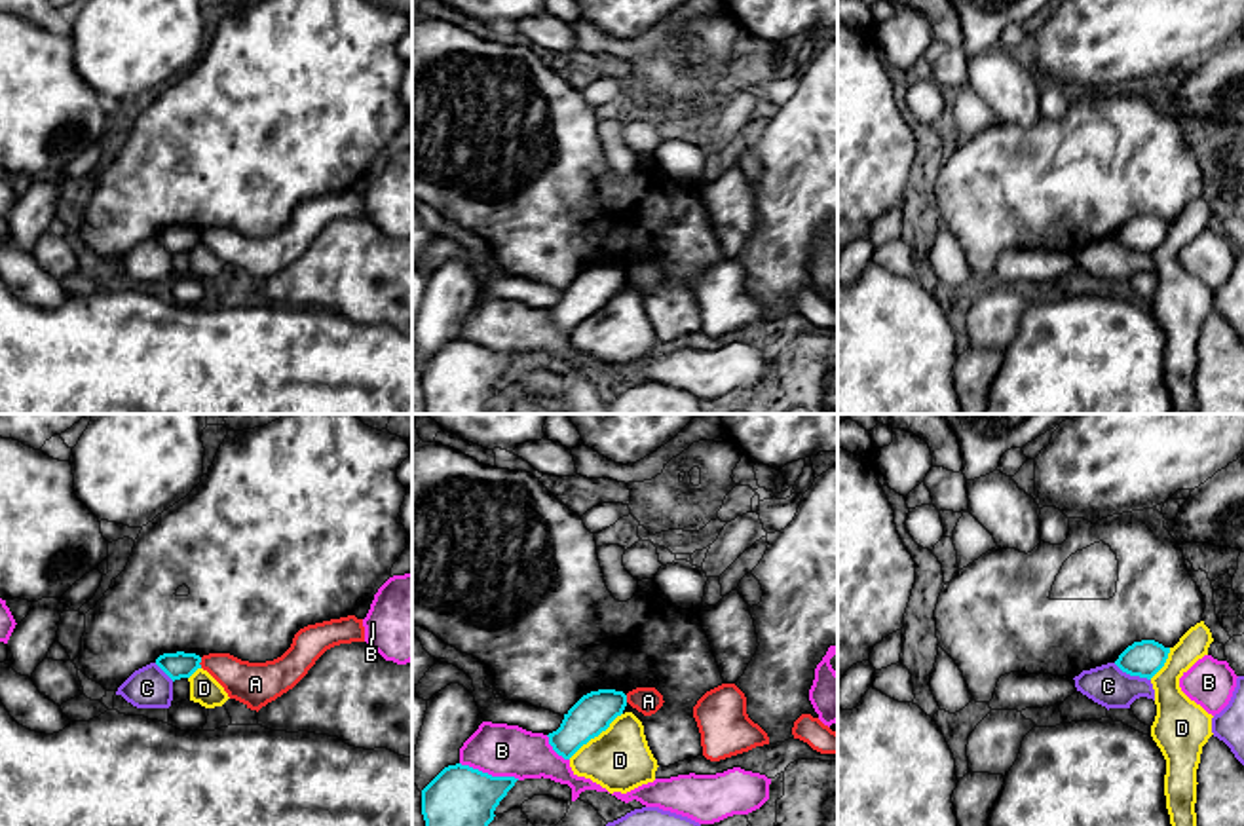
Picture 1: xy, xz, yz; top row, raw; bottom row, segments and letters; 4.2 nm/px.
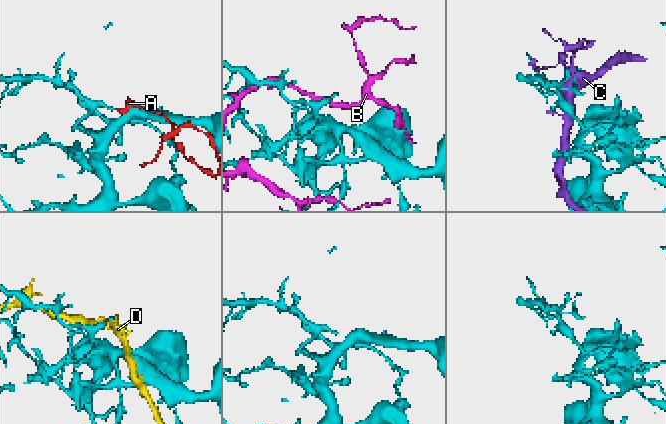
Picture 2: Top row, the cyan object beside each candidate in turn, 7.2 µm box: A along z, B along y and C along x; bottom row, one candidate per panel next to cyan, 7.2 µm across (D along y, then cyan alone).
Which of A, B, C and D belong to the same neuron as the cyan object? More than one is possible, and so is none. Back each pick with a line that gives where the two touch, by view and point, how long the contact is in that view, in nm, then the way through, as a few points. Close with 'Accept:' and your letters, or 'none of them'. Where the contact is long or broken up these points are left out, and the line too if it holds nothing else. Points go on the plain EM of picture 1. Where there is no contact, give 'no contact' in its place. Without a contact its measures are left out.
Accept: none of them

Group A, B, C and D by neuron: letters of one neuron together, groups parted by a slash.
A / B / C / D

